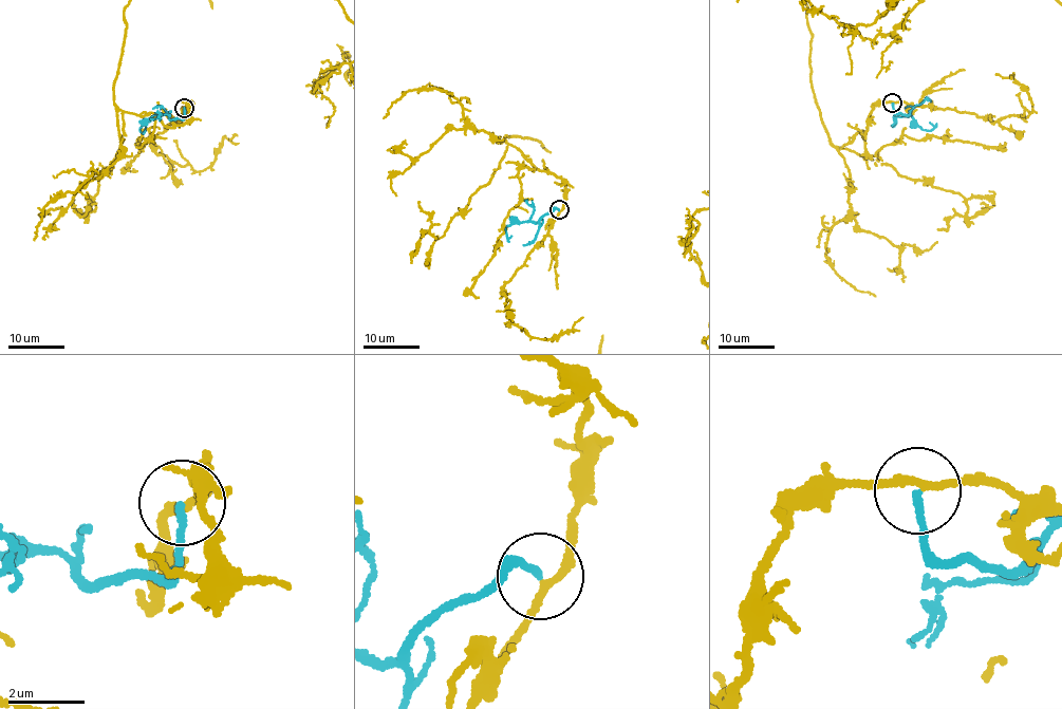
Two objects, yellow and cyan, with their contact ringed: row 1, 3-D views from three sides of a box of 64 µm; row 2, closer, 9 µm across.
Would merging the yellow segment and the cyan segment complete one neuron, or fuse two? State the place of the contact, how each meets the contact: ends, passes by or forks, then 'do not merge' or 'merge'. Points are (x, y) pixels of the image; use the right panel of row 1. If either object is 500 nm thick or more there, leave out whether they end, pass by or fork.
(892, 103) | yellow passes by | cyan ends | do not merge

